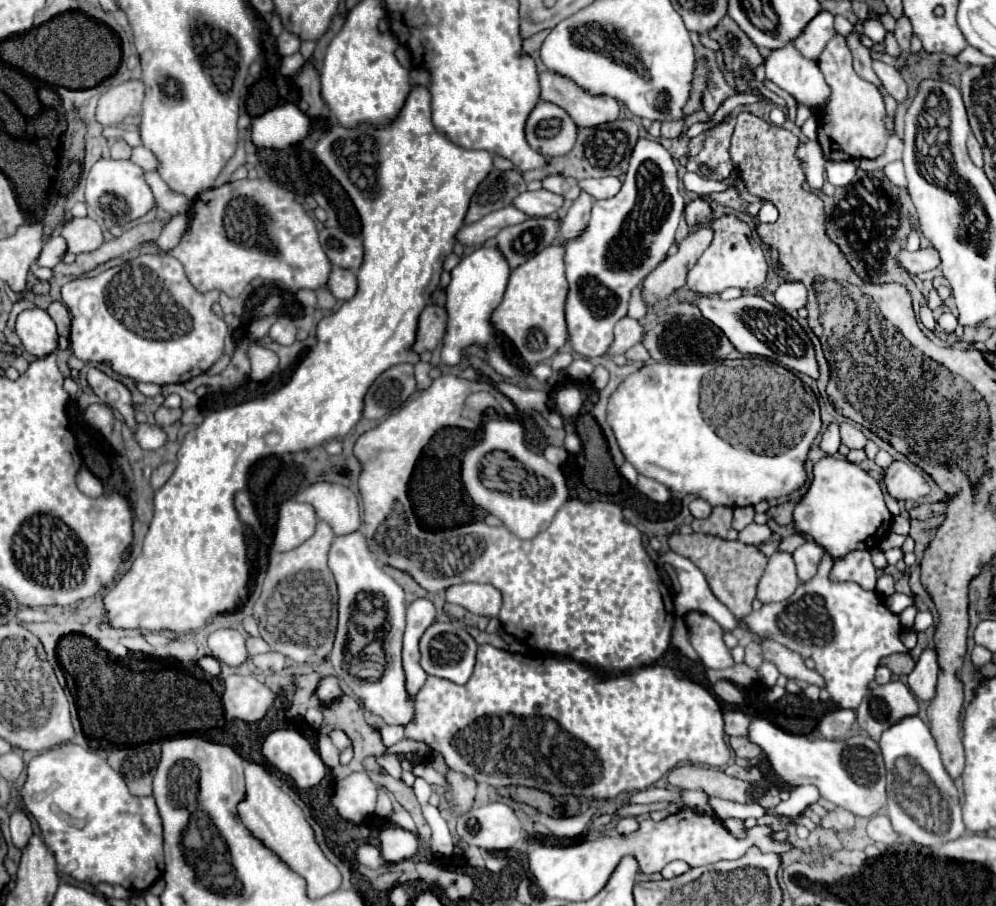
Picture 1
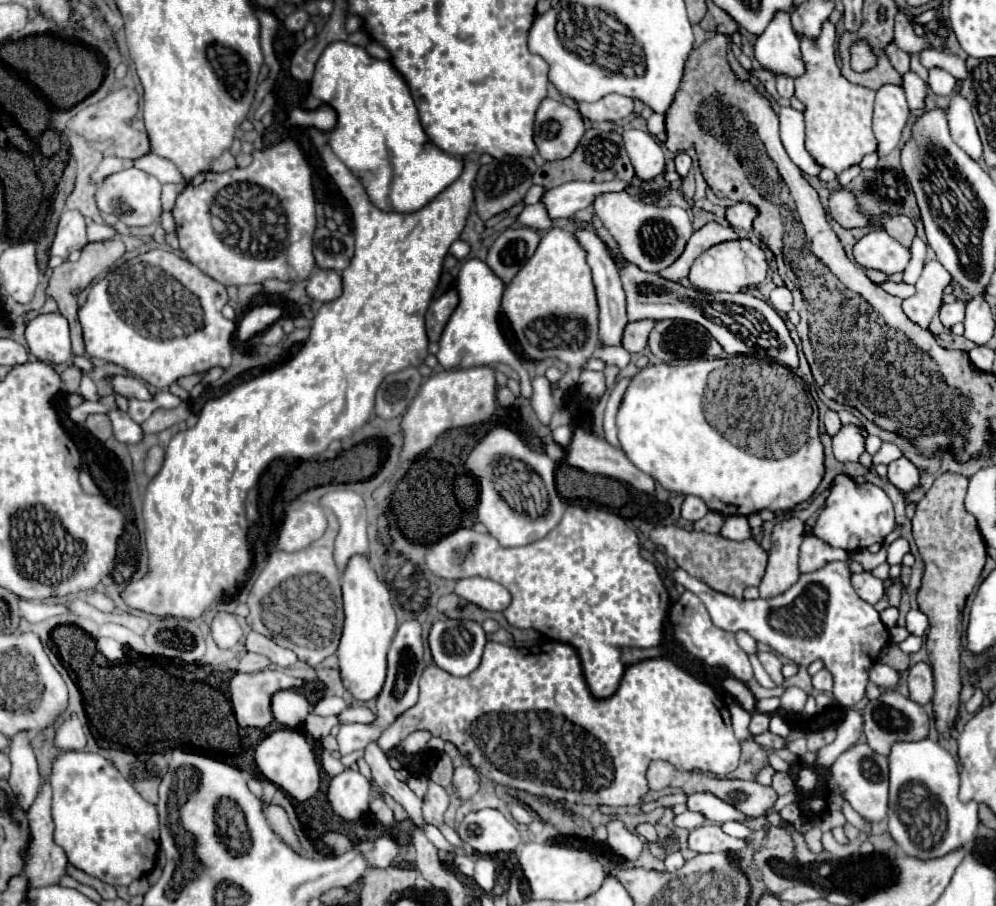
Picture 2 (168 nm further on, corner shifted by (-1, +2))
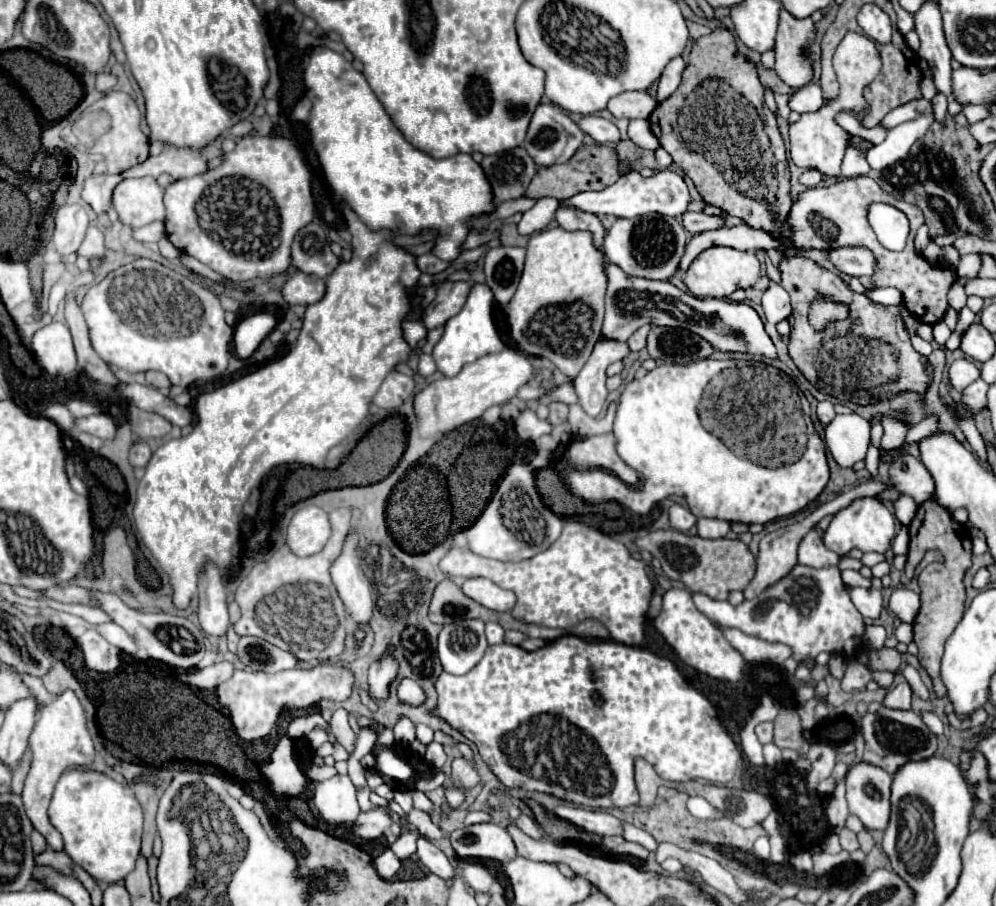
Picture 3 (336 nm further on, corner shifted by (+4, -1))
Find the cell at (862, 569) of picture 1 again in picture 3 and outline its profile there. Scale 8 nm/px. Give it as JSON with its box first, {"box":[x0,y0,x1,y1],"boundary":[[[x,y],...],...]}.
{"box":[849,588,883,618],"boundary":[[[849,588],[851,600],[865,618],[879,618],[883,610],[881,592],[875,588]]]}

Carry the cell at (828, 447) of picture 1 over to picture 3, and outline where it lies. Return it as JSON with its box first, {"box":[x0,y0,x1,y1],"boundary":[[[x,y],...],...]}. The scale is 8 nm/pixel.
{"box":[817,402,835,424],"boundary":[[[819,402],[819,406],[817,406],[817,418],[819,418],[819,422],[821,424],[829,424],[833,418],[835,418],[835,410],[833,410],[833,404],[831,402]]]}

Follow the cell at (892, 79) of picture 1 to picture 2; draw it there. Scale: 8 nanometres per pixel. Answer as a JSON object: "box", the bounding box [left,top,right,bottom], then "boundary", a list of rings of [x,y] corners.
{"box":[874,87,910,149],"boundary":[[[880,87],[876,93],[876,107],[874,107],[874,135],[880,141],[880,149],[894,149],[906,121],[910,117],[906,95],[902,87]]]}

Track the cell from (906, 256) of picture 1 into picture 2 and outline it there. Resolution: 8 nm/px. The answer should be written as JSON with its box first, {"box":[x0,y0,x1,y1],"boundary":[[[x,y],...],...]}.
{"box":[852,231,910,275],"boundary":[[[884,231],[866,233],[854,247],[852,255],[858,265],[886,275],[902,273],[910,261],[910,251]]]}

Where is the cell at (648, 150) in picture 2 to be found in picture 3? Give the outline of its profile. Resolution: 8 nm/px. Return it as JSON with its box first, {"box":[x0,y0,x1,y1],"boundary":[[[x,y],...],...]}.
{"box":[579,116,619,142],"boundary":[[[585,116],[579,122],[579,128],[583,132],[587,132],[589,136],[593,136],[595,142],[619,142],[619,130],[613,122],[605,120],[605,118],[597,118],[597,116]]]}

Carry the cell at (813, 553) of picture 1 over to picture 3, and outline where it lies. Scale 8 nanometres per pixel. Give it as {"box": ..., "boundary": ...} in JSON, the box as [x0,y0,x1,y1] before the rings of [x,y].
{"box":[799,530,841,568],"boundary":[[[811,530],[799,544],[799,564],[803,566],[825,568],[825,566],[837,566],[839,560],[841,556],[829,550],[815,530]]]}

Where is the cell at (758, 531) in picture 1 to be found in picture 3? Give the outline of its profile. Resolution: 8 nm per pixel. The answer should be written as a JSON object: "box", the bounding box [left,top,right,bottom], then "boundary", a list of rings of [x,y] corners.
{"box":[697,518,731,538],"boundary":[[[701,518],[697,522],[697,530],[701,538],[725,538],[731,530],[731,524],[717,518]]]}

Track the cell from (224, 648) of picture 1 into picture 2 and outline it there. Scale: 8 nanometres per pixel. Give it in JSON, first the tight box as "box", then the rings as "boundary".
{"box":[212,613,242,649],"boundary":[[[216,613],[212,619],[212,637],[222,649],[234,649],[242,637],[242,629],[232,613]]]}

